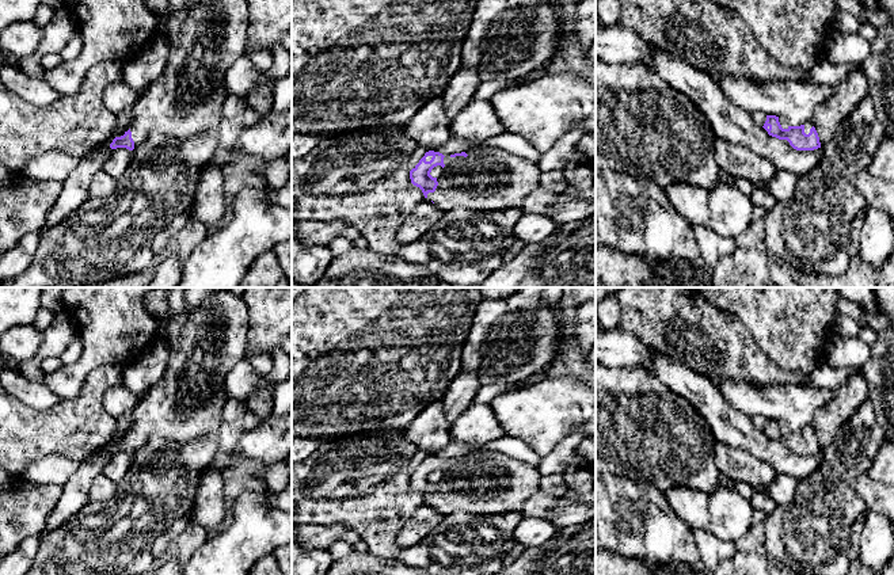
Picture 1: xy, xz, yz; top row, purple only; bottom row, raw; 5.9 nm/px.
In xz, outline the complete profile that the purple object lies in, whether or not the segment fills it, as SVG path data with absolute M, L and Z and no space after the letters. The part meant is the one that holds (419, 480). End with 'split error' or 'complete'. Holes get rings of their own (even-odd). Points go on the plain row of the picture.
M478 449L461 457L444 460L429 454L410 475L411 487L442 515L457 509L471 514L503 514L521 511L524 503L540 490L541 473L537 467L498 450Z; split error

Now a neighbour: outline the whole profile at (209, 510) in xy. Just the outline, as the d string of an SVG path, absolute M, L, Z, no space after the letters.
M203 469L198 477L191 519L206 533L216 532L225 521L224 481L221 472Z

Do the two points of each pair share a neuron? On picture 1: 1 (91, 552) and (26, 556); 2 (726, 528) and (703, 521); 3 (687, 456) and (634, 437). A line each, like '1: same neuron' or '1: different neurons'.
1: different neurons
2: different neurons
3: same neuron

